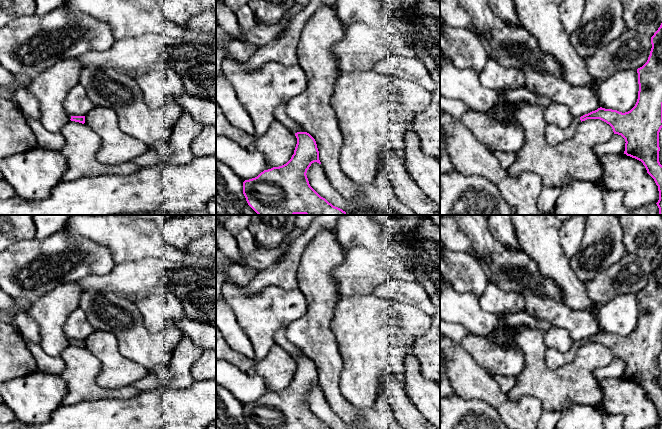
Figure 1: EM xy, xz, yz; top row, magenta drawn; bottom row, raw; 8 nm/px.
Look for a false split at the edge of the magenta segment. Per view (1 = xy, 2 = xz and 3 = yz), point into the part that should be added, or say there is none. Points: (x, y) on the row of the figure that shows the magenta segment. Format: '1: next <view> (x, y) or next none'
1: next none
2: next none
3: next none

